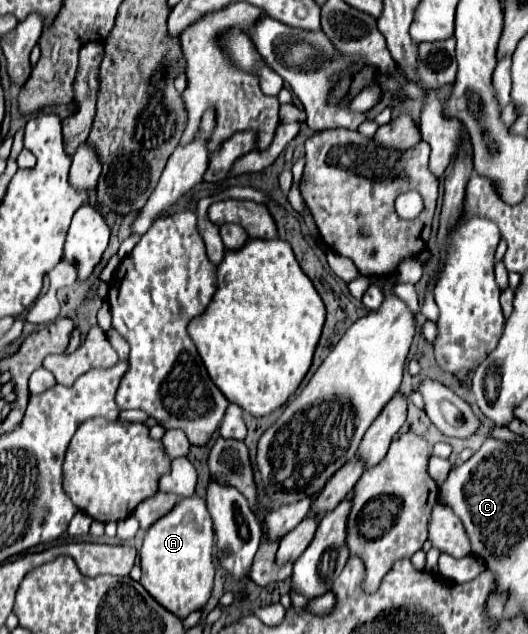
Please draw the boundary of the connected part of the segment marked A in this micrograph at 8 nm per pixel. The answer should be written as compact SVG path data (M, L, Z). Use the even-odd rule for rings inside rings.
M200 496L182 498L166 516L156 520L144 536L140 548L140 568L142 586L160 602L164 608L174 610L176 616L186 618L192 610L202 608L212 590L214 582L214 530L208 518L206 502Z

